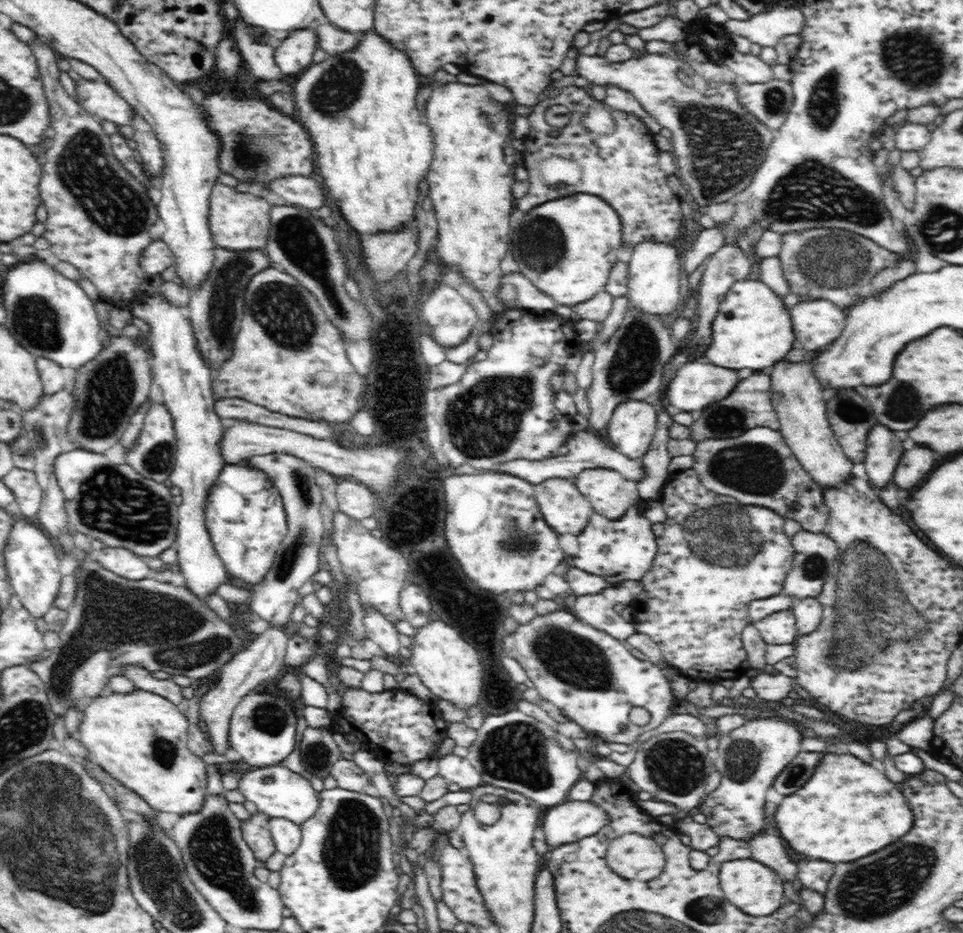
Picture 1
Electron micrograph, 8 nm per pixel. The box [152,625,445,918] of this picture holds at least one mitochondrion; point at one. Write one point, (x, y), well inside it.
(351, 850)

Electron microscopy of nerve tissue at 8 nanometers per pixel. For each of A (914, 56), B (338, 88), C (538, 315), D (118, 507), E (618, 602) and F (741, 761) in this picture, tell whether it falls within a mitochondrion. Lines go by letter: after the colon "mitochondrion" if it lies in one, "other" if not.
A: mitochondrion
B: mitochondrion
C: other
D: mitochondrion
E: other
F: mitochondrion

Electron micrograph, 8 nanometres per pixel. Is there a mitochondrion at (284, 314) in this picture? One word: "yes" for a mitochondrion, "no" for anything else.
yes

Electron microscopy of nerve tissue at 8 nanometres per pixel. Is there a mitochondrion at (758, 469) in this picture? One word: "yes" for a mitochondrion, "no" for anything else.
yes

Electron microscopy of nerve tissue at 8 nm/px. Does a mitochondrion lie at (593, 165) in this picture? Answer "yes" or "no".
no

